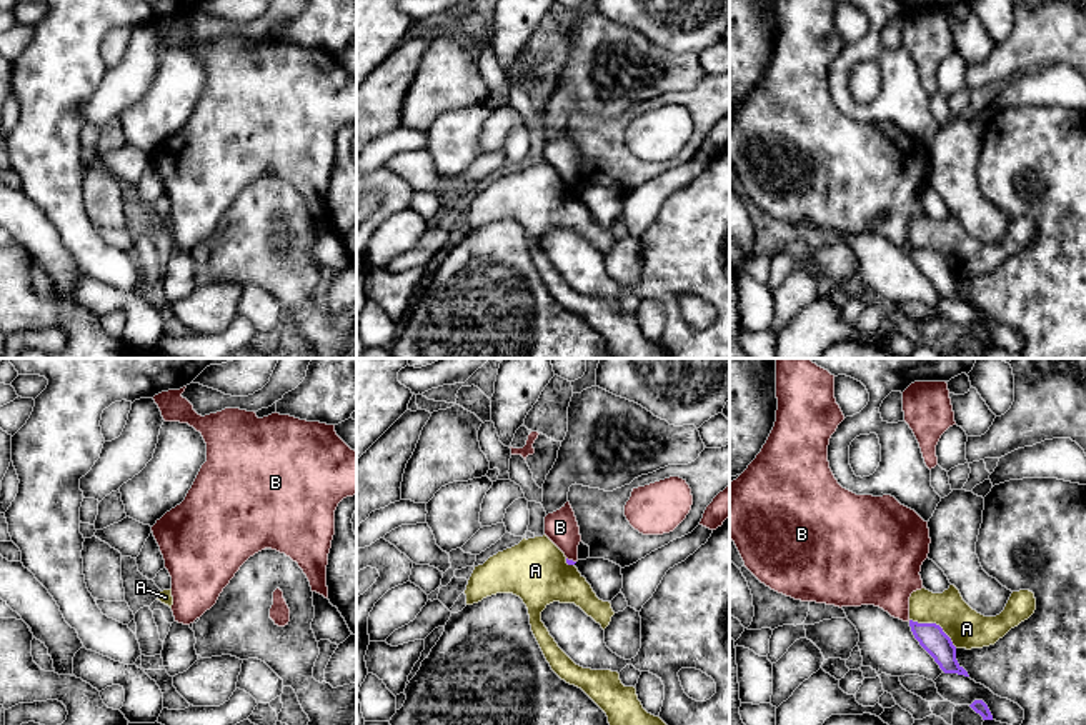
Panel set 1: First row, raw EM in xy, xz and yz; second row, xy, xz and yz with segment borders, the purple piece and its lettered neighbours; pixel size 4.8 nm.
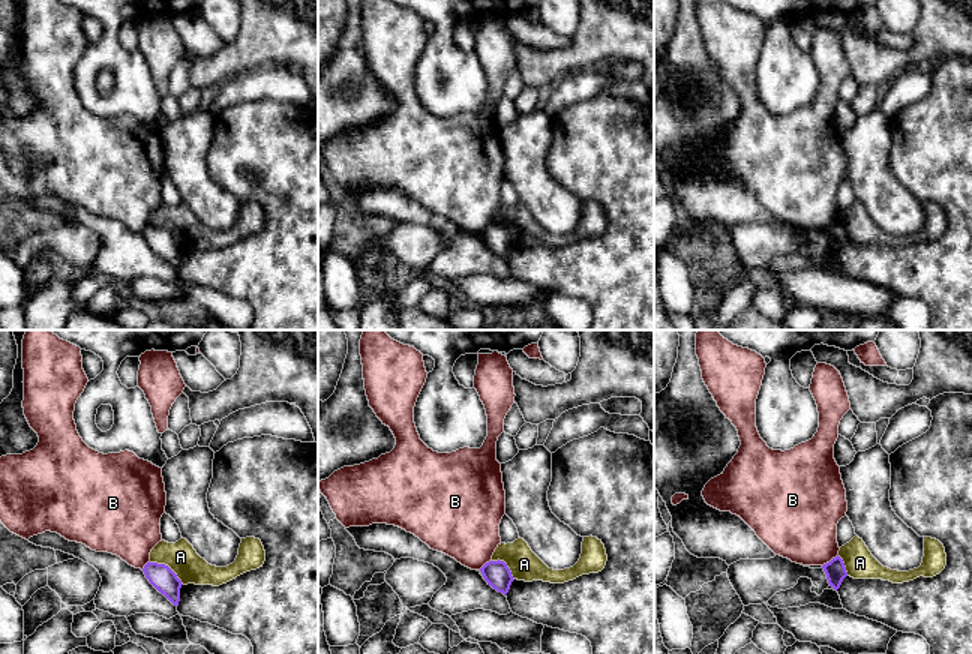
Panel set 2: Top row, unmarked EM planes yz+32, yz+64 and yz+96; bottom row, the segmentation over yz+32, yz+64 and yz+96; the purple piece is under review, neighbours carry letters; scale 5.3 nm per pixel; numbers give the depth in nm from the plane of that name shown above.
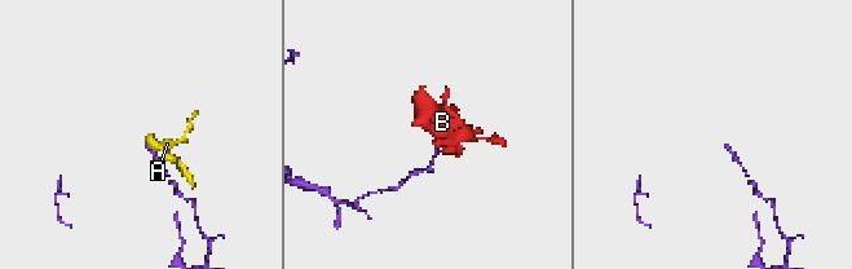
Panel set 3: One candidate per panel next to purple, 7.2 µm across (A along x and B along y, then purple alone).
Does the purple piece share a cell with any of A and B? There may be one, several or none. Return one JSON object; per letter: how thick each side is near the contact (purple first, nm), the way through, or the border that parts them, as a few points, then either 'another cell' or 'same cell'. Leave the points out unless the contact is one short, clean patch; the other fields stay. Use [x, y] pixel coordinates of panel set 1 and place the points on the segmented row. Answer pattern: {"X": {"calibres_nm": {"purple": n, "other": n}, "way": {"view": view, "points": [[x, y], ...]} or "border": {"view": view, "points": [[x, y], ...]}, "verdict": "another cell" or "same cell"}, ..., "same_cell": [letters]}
{"A": {"calibres_nm": {"purple": 130, "other": 190}, "border": {"view": "yz", "points": [[910, 619], [935, 622], [956, 647]]}, "verdict": "another cell"}, "B": {"calibres_nm": {"purple": 30, "other": 160}, "border": {"view": "xz", "points": [[567, 557], [575, 562]]}, "verdict": "another cell"}, "same_cell": []}

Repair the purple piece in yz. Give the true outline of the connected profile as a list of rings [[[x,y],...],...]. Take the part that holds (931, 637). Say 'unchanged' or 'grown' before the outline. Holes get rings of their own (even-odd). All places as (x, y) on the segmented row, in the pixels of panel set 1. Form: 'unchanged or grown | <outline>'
unchanged | [[[909,620],[909,627],[914,638],[934,658],[944,673],[969,677],[956,660],[956,647],[939,625]]]

